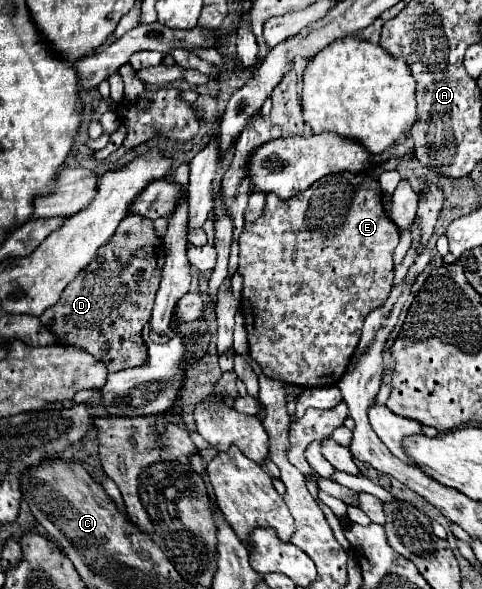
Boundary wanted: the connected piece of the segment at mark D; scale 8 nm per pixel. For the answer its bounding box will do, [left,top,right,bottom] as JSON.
[39,215,165,371]

